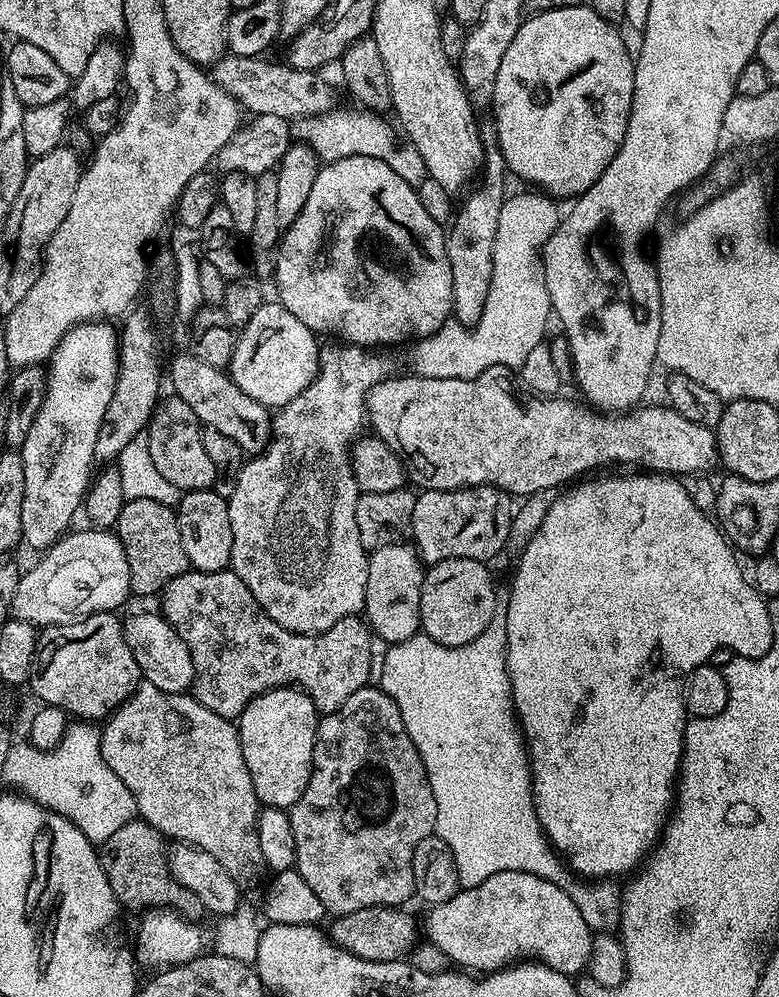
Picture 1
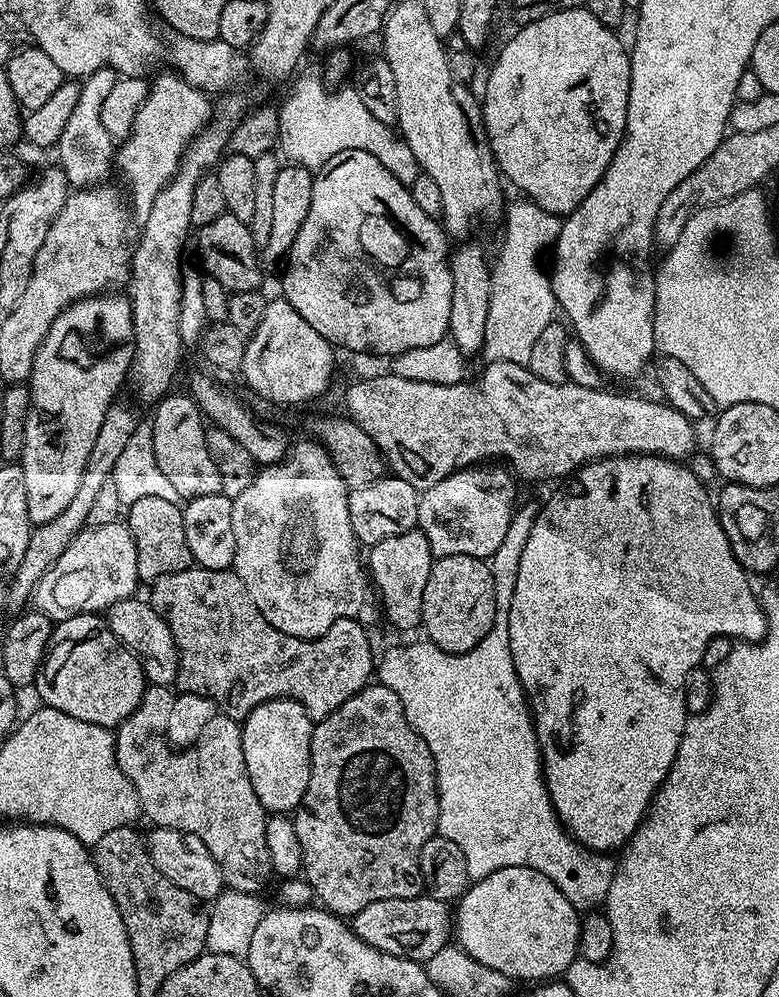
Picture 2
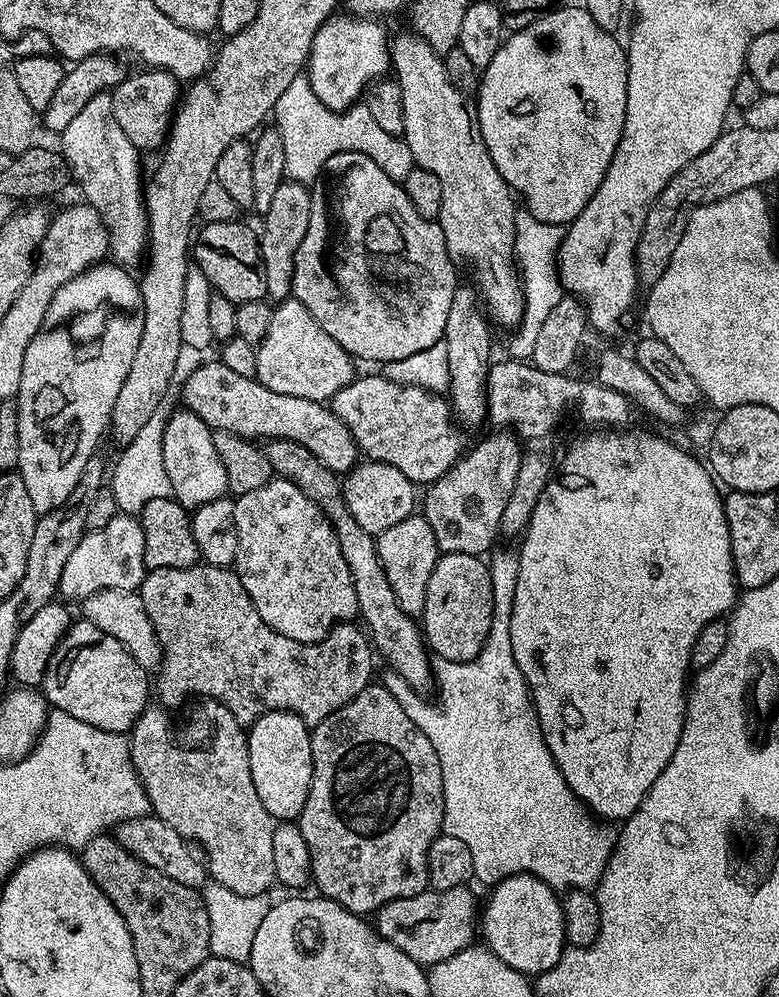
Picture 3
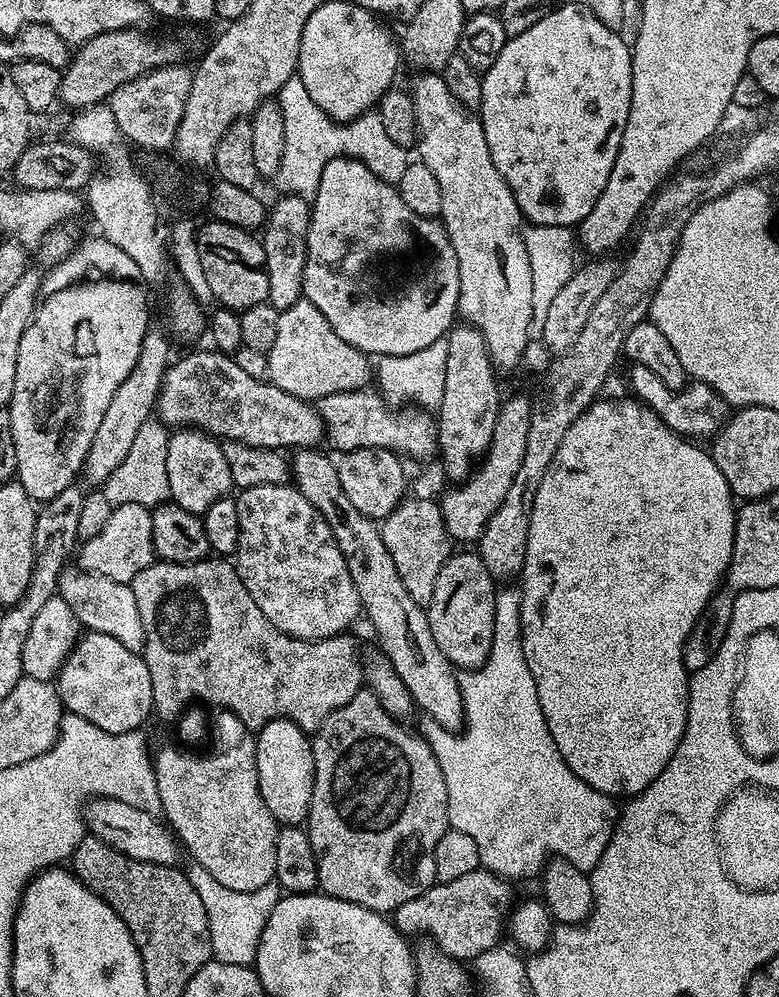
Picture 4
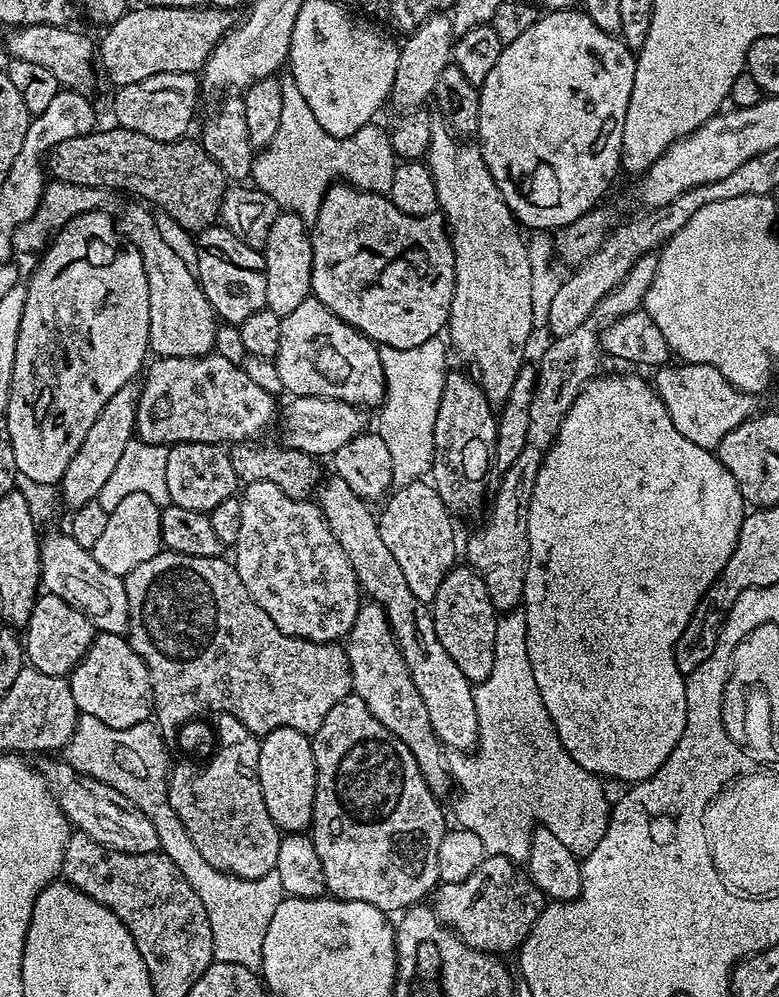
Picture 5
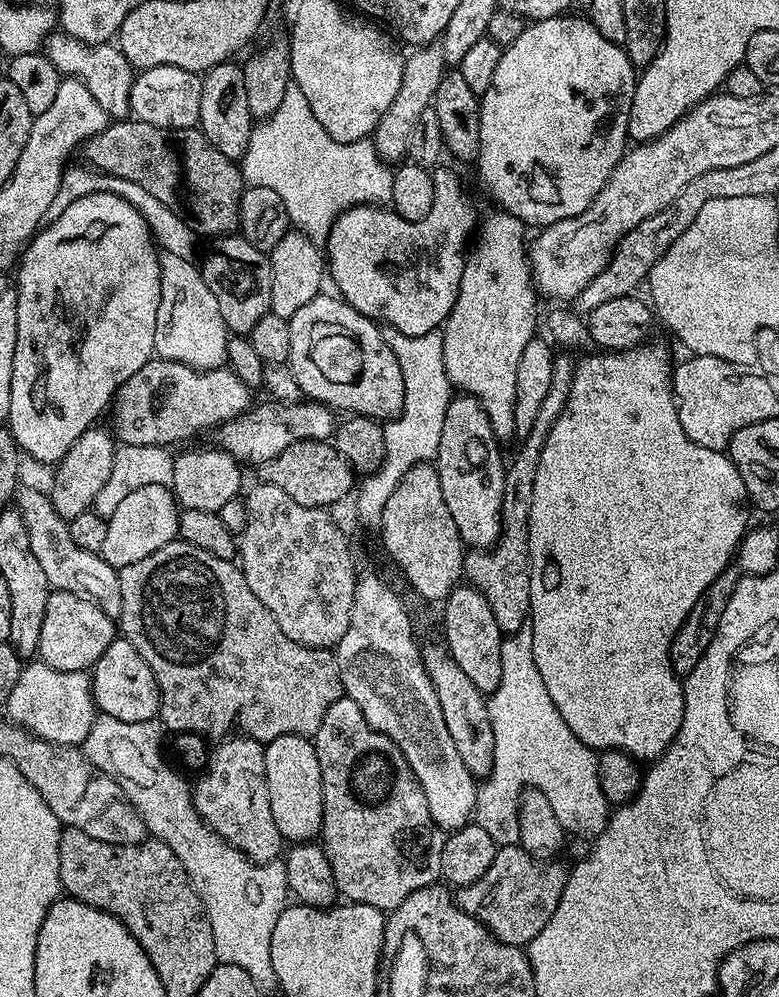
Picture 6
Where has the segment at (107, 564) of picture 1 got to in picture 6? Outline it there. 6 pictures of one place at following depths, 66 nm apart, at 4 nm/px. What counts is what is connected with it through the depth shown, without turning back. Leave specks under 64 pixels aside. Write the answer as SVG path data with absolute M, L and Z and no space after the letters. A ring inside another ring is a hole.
M146 485L127 494L112 516L107 517L107 521L106 542L103 546L107 563L115 566L133 564L146 558L146 554L154 554L154 550L166 546L177 535L178 504L165 485Z

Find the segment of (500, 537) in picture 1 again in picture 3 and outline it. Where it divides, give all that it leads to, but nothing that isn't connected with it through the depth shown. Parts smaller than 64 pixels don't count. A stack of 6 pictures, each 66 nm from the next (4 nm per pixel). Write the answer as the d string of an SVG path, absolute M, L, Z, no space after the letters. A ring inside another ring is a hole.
M511 431L496 432L481 444L473 448L471 445L449 472L430 485L425 496L423 493L422 514L434 530L441 553L457 552L483 557L493 547L491 544L496 536L501 535L502 514L518 479L522 447L521 441Z

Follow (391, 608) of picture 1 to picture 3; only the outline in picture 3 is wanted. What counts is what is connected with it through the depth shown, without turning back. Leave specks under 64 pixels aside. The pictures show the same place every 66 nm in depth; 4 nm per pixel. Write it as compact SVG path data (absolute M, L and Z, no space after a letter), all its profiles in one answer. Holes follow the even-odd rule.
M413 514L398 522L398 526L390 526L390 530L375 537L378 558L382 568L386 570L386 580L394 590L394 598L398 598L398 606L406 615L413 618L423 617L426 606L427 583L434 572L436 561L442 555L434 530L423 514Z

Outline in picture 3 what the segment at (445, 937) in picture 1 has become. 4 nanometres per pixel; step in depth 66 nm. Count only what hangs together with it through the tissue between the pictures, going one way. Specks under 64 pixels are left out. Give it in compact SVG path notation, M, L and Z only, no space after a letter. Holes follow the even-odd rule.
M528 873L503 877L493 885L488 902L480 912L480 934L483 943L507 965L527 976L537 976L550 970L558 962L566 947L563 903L555 889L544 880Z

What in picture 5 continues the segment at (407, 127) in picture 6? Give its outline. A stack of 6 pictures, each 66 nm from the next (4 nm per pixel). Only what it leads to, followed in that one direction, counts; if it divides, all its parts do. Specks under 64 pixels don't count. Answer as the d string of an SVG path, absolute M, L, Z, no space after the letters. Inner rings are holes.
M437 14L426 18L426 22L422 22L415 31L407 33L405 40L408 41L399 45L400 57L398 70L394 74L390 104L391 107L401 108L404 114L408 114L413 110L420 110L427 100L429 103L434 85L438 83L438 77L452 60L454 33L451 15Z

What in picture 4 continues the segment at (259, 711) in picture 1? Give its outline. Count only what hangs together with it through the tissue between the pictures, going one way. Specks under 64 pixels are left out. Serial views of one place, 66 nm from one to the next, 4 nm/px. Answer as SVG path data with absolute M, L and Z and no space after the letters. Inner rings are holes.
M271 720L265 728L255 733L256 769L258 770L258 786L262 794L262 802L274 814L277 825L300 826L308 819L310 798L314 790L314 754L309 733L304 732L293 720Z

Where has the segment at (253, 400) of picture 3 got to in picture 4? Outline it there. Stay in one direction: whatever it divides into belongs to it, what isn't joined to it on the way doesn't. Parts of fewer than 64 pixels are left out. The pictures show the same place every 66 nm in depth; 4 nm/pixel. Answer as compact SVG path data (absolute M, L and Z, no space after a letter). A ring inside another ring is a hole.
M209 351L192 352L169 367L156 399L155 415L161 423L199 428L221 441L237 440L269 450L315 448L325 439L324 420L309 401L246 374L231 355Z

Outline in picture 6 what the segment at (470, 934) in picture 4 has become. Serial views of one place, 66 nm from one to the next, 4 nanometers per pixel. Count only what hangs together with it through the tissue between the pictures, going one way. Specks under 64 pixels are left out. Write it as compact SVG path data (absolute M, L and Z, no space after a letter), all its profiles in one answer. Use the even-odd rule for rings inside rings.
M519 843L497 847L494 862L490 862L490 870L486 870L486 874L482 874L482 878L478 878L473 884L459 889L458 903L470 915L478 917L491 932L496 934L499 940L506 941L507 944L526 946L537 936L540 928L546 926L546 922L554 914L554 910L564 893L566 868L556 863L536 859Z

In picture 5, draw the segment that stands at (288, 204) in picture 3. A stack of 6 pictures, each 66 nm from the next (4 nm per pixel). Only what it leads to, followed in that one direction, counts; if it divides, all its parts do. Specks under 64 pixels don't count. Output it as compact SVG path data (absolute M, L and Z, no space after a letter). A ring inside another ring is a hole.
M281 211L264 237L264 273L266 274L266 308L281 318L290 315L312 296L313 237L309 225L298 214Z

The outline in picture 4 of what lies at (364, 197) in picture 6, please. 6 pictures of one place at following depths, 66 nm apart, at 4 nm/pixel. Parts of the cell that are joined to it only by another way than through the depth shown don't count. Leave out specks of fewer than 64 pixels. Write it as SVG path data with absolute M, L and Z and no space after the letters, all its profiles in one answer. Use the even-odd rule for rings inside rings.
M299 75L291 76L286 86L282 86L282 90L278 93L278 103L282 110L282 122L286 122L286 146L282 150L282 164L278 166L278 174L274 177L274 184L281 188L279 190L281 193L305 198L315 196L318 182L322 178L322 170L339 156L347 156L349 160L360 160L375 176L393 186L400 181L402 173L406 171L406 166L410 163L409 149L398 146L398 142L393 142L386 135L380 115L365 114L347 122L332 120L317 106L314 98L306 94L306 86L302 86Z

